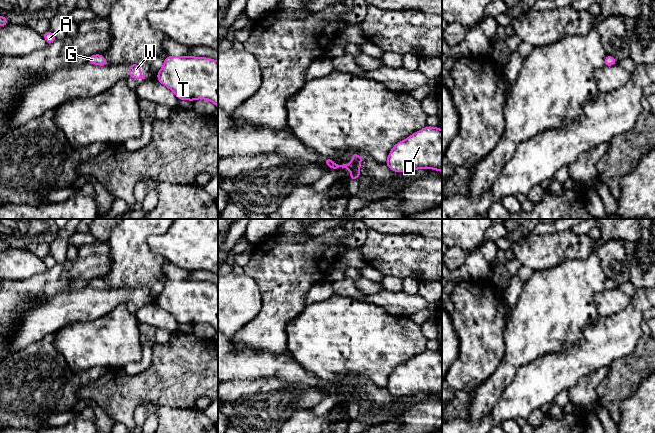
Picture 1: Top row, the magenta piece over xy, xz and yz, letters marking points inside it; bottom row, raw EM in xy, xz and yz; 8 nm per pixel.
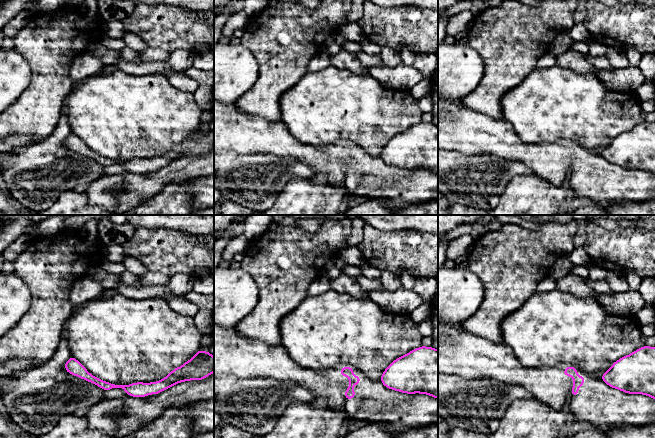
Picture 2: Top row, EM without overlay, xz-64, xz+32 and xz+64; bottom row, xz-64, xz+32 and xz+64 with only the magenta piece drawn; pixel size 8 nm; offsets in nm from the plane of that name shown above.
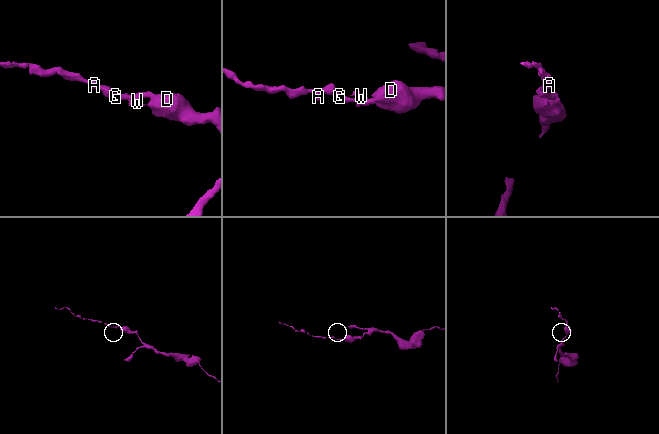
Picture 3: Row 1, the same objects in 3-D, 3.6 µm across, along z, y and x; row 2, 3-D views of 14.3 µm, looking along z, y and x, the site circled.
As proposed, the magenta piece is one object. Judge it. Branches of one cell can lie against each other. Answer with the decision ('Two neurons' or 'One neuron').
Two neurons

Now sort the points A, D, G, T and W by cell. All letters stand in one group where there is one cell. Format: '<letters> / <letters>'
A D G T / W

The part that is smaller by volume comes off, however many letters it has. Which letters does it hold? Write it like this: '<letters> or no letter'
W

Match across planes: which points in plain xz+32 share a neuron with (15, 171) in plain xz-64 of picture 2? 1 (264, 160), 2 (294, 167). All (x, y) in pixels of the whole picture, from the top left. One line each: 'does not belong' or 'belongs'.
1: belongs
2: belongs

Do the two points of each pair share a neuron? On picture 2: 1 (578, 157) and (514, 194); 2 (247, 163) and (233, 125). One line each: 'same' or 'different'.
1: different
2: different

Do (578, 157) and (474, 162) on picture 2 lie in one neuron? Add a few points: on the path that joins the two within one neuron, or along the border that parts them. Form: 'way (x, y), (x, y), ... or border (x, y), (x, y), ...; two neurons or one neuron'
border (490, 154), (521, 161), (533, 173); two neurons

